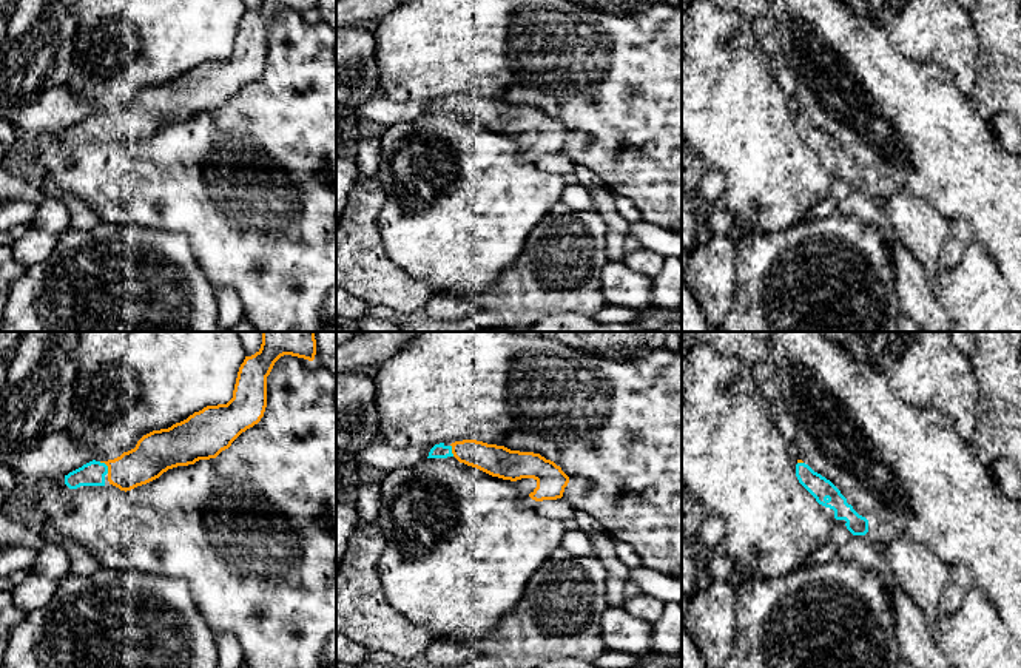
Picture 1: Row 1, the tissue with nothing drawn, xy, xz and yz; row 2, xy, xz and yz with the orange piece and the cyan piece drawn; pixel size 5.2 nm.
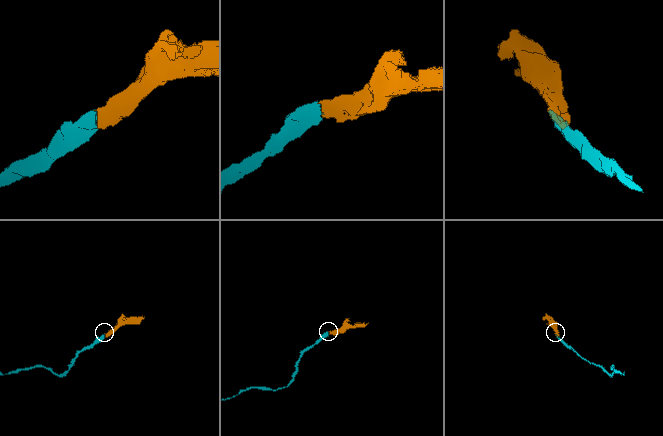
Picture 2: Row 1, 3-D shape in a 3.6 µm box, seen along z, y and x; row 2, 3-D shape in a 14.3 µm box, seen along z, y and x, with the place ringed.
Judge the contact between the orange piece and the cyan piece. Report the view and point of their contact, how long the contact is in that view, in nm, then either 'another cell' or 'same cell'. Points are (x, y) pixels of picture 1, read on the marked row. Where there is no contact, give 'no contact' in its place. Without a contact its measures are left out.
meets orange in xy at (107, 465); contact 80 nm long; same cell

